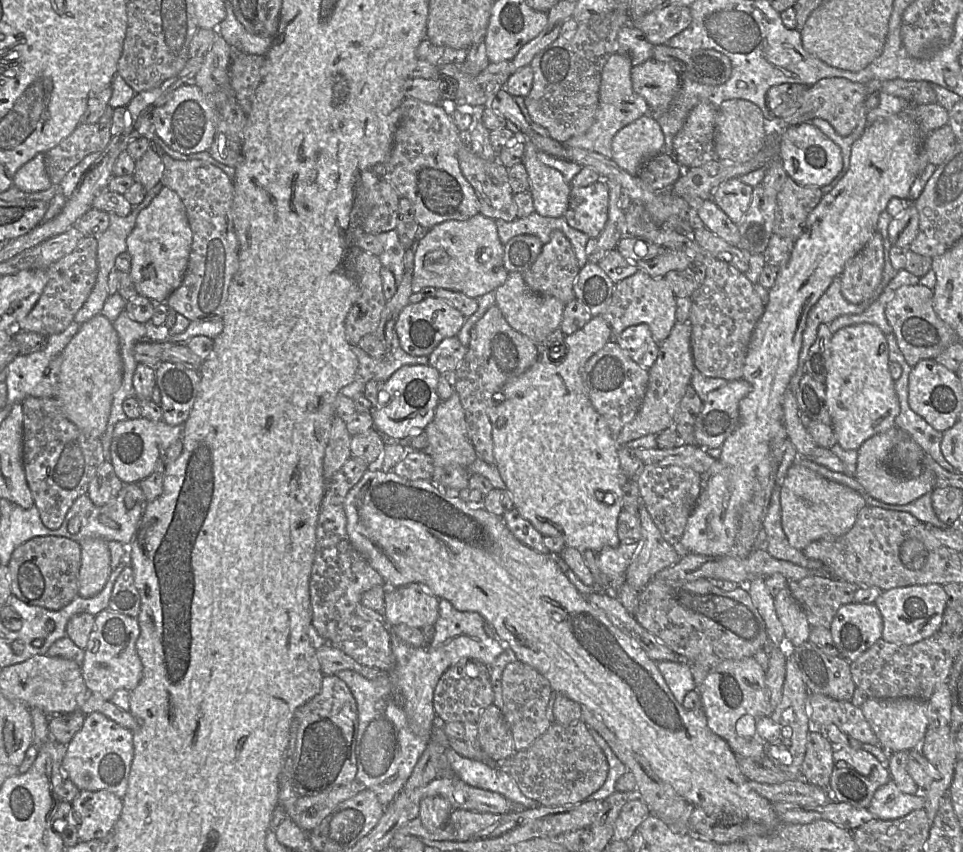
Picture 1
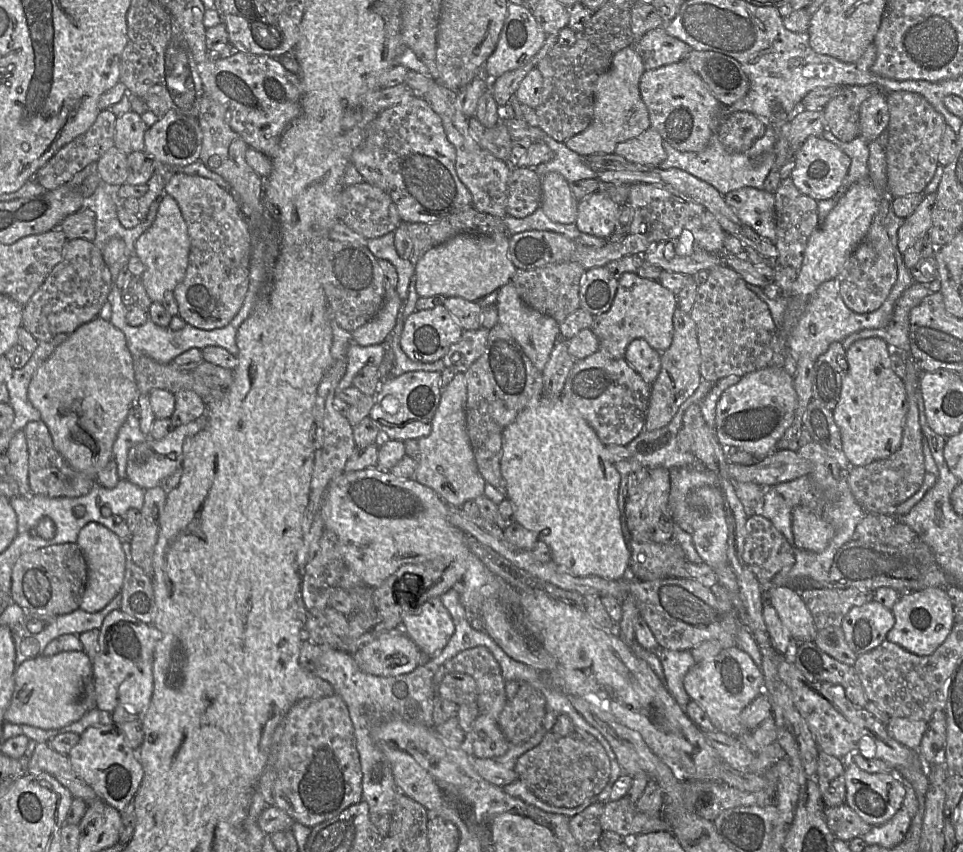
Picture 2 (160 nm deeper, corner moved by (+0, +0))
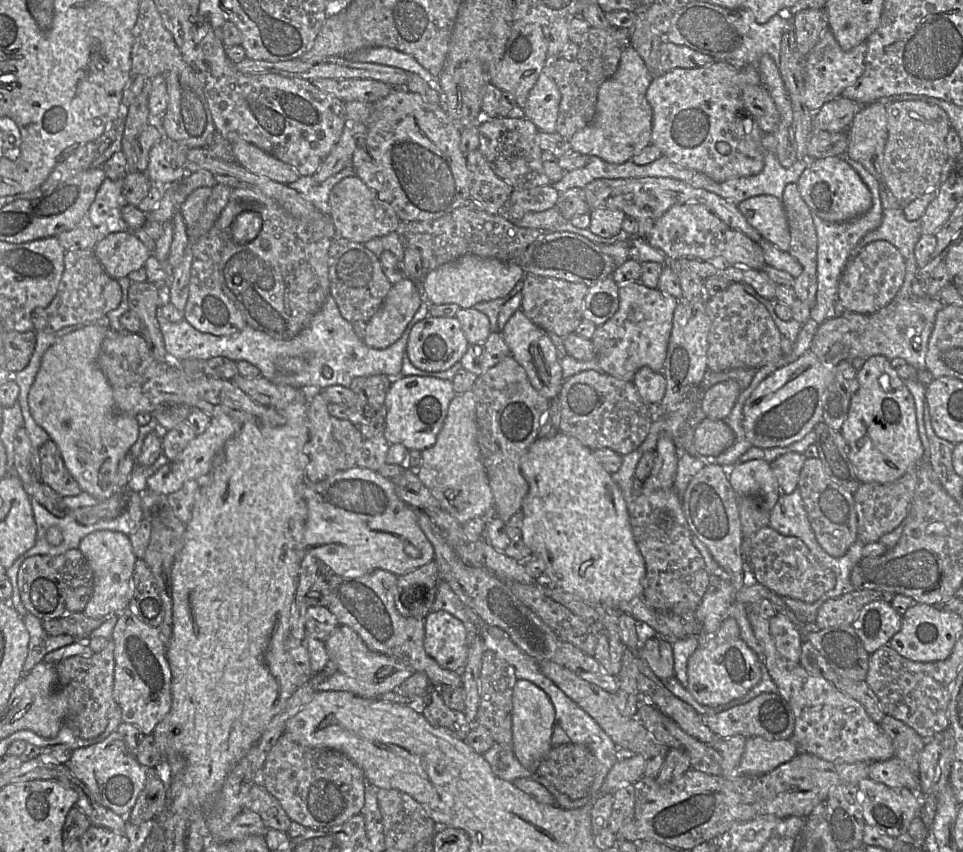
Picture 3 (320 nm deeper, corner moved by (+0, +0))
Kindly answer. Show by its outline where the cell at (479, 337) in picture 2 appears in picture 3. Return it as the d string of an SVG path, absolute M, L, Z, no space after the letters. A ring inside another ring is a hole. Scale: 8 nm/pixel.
M491 331L482 344L469 345L459 362L464 369L479 376L509 355L511 350L501 333Z

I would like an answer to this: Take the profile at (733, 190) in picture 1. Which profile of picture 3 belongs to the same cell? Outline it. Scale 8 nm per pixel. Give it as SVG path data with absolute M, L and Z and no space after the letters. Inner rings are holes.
M760 195L740 202L738 210L762 239L788 252L790 231L782 202L771 195Z

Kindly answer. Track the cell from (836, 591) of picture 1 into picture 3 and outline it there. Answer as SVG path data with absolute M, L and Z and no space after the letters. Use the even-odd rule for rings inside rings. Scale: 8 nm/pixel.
M854 590L838 598L829 599L818 609L815 624L820 630L851 625L865 605L874 601L891 603L895 595L886 591Z

